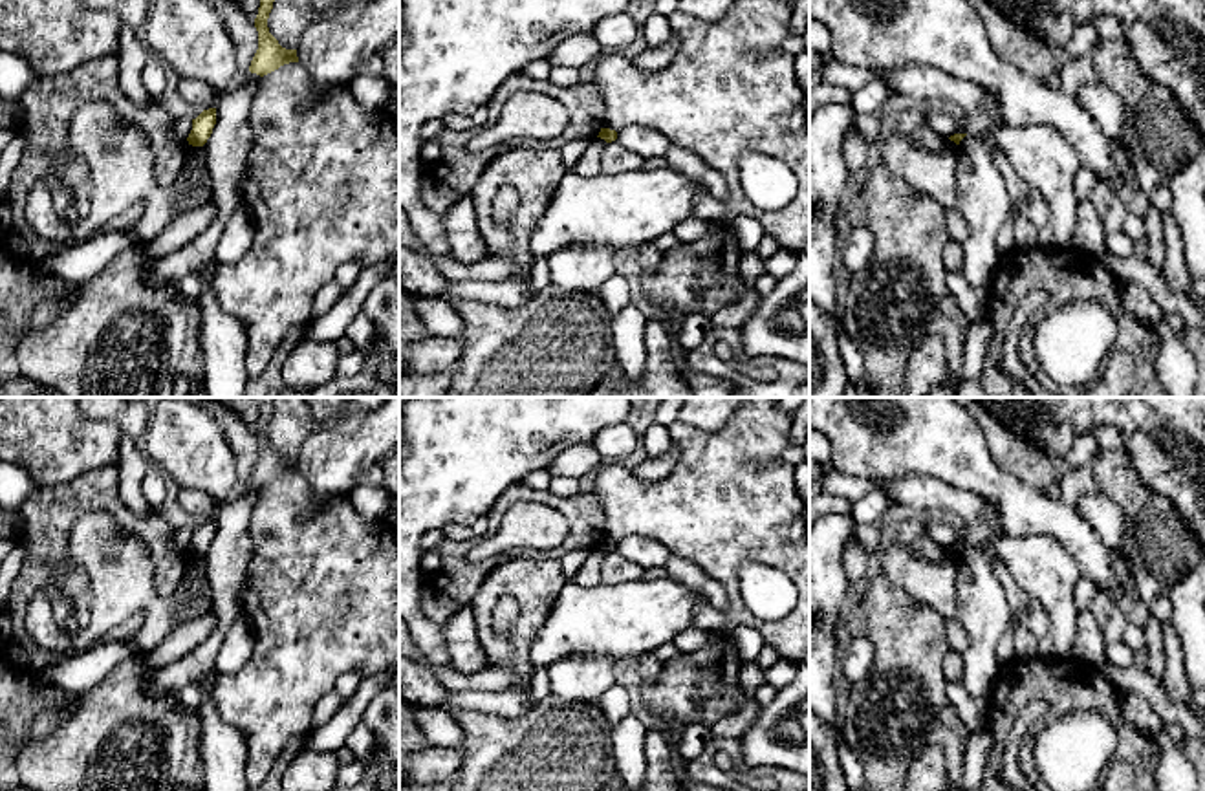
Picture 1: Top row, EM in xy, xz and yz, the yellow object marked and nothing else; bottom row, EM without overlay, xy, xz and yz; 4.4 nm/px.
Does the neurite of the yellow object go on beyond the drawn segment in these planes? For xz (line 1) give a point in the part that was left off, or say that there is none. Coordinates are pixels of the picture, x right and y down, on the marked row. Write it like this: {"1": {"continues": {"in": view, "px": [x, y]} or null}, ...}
{"1": {"continues": null}}

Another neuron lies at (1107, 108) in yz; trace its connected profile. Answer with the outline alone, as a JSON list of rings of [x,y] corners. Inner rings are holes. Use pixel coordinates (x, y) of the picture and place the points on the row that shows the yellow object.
[[[1101,82],[1082,86],[1079,103],[1108,137],[1115,139],[1123,134],[1128,112],[1123,99],[1108,86]]]

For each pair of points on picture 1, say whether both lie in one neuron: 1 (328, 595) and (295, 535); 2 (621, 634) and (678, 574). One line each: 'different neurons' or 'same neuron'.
1: same neuron
2: different neurons

